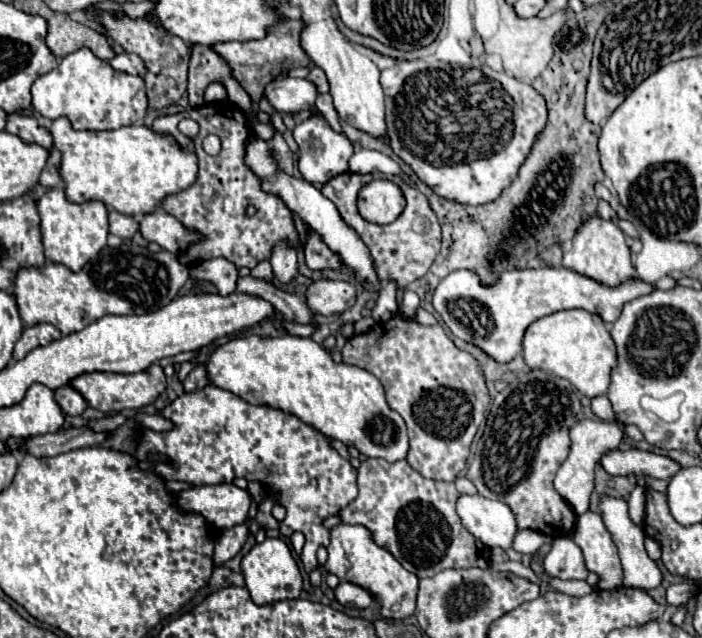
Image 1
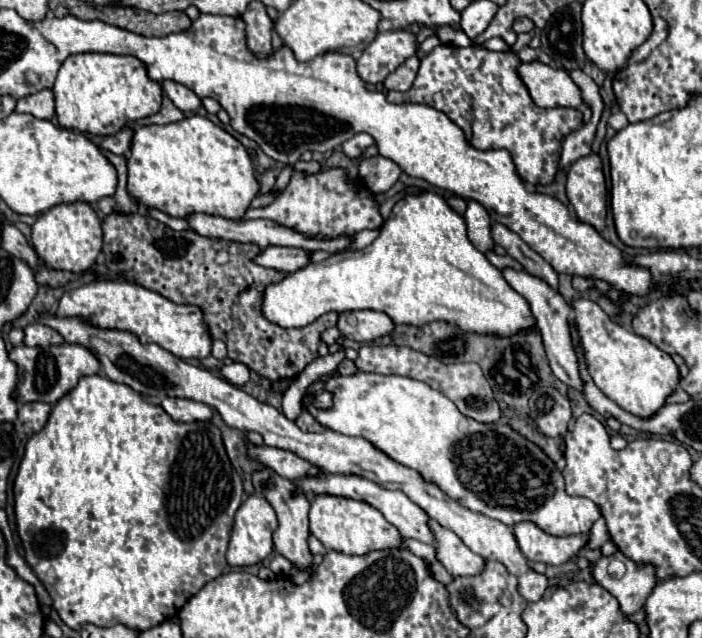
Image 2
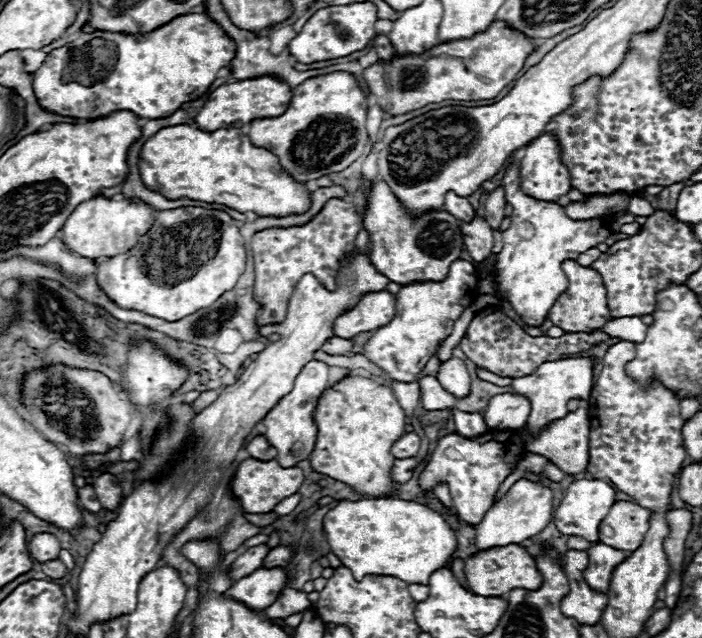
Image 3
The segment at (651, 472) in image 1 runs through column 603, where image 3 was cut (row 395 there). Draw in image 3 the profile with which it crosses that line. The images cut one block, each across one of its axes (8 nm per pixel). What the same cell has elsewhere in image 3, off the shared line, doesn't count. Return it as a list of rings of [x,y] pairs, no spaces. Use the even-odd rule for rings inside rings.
[[[452,356],[446,362],[440,362],[436,378],[438,378],[438,382],[440,382],[440,386],[444,390],[448,390],[450,394],[454,394],[458,398],[468,396],[468,392],[470,392],[470,374],[468,374],[468,368],[456,356]]]

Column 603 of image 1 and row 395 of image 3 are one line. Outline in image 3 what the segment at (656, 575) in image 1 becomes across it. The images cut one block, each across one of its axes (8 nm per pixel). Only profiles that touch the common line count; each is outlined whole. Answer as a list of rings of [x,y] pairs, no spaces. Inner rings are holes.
[[[498,394],[484,408],[484,424],[488,430],[522,428],[530,414],[530,402],[518,394]]]

